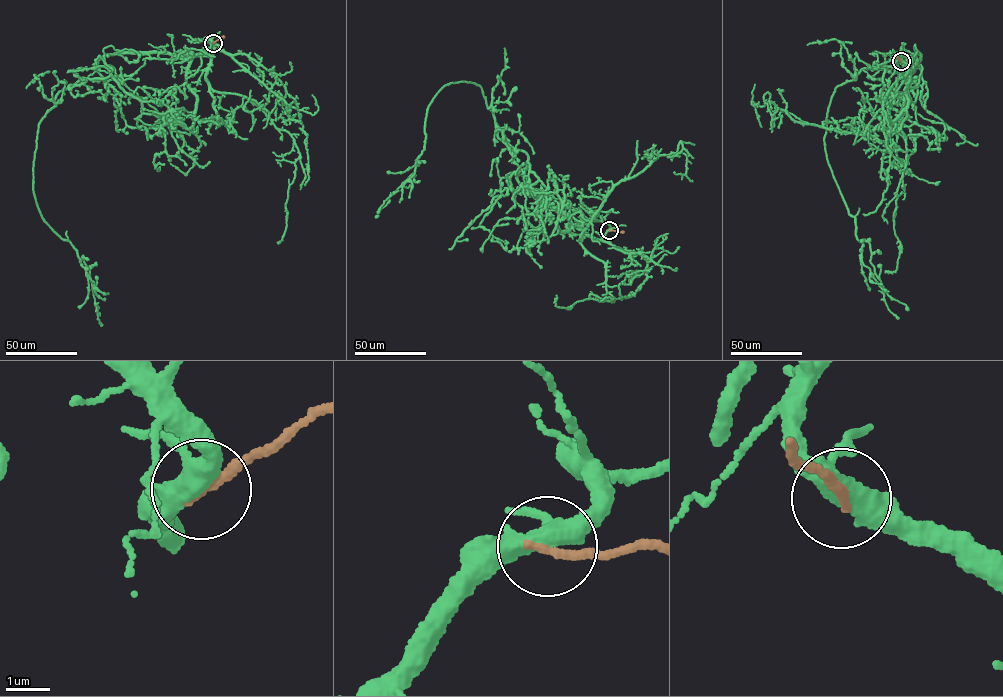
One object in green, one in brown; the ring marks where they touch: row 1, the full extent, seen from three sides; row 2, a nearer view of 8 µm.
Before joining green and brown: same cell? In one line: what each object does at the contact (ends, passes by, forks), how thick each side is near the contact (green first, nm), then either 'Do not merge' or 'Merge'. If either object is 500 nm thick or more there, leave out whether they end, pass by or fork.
At the ring green forks. At the ring brown ends. Thickness 380 nm (green) against 220 nm. Do not merge

